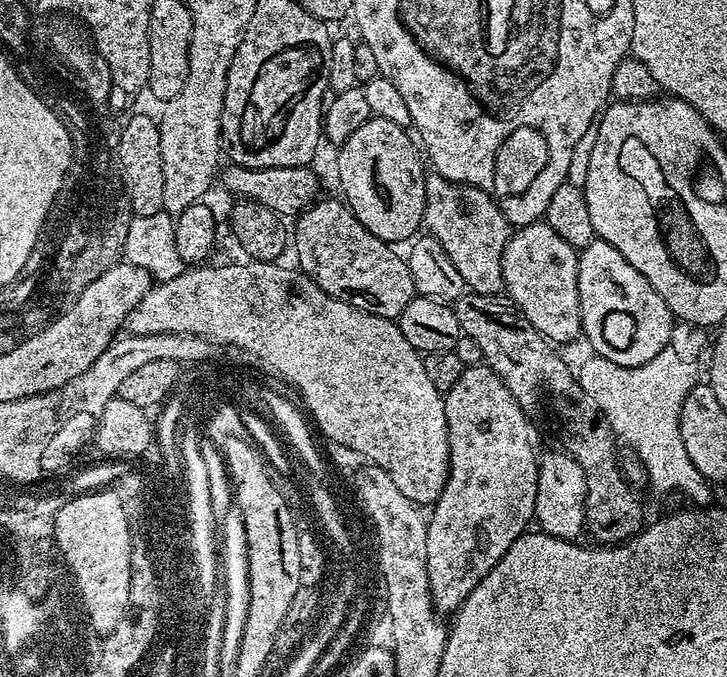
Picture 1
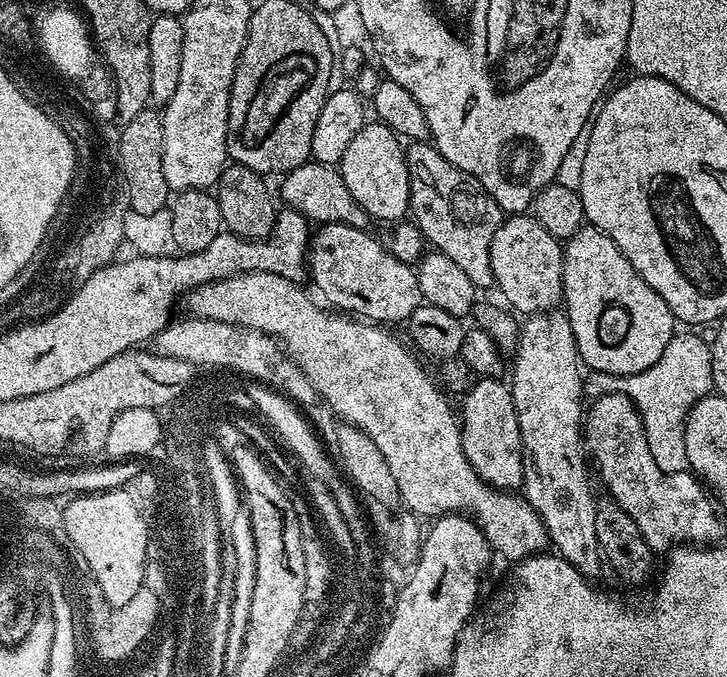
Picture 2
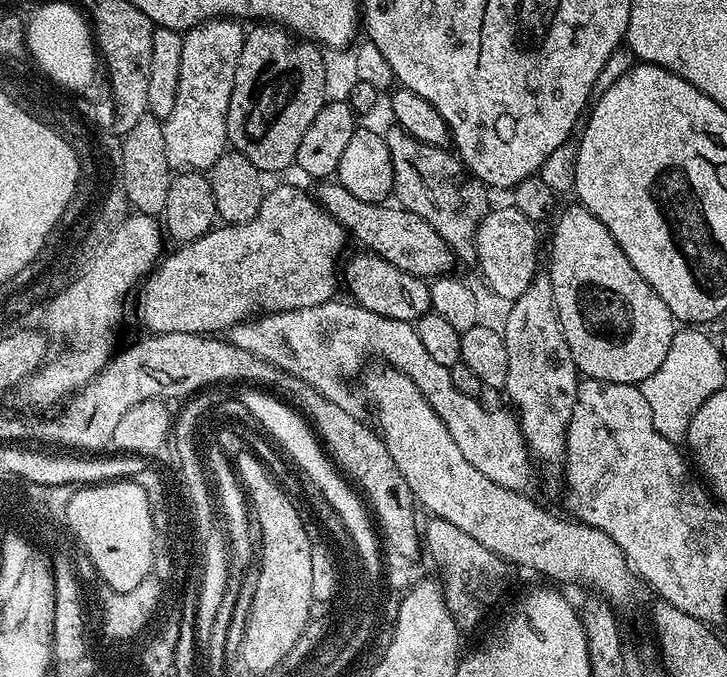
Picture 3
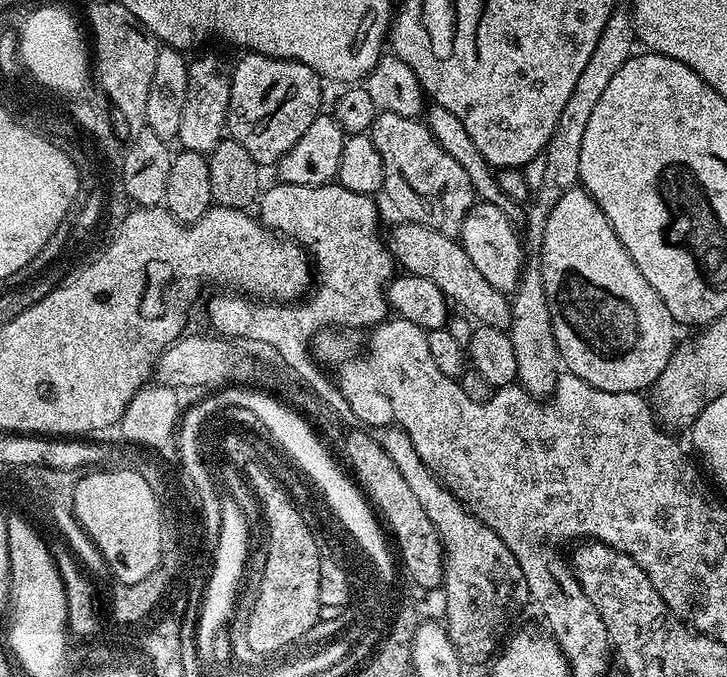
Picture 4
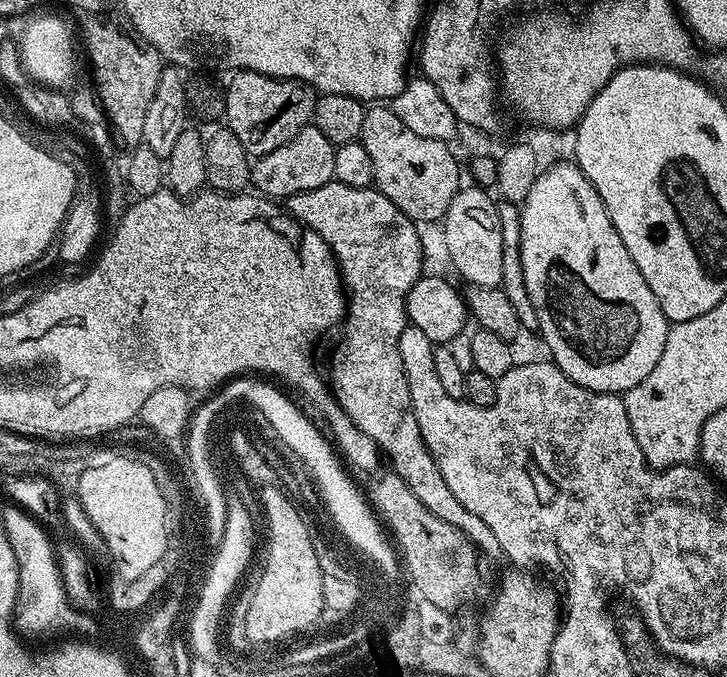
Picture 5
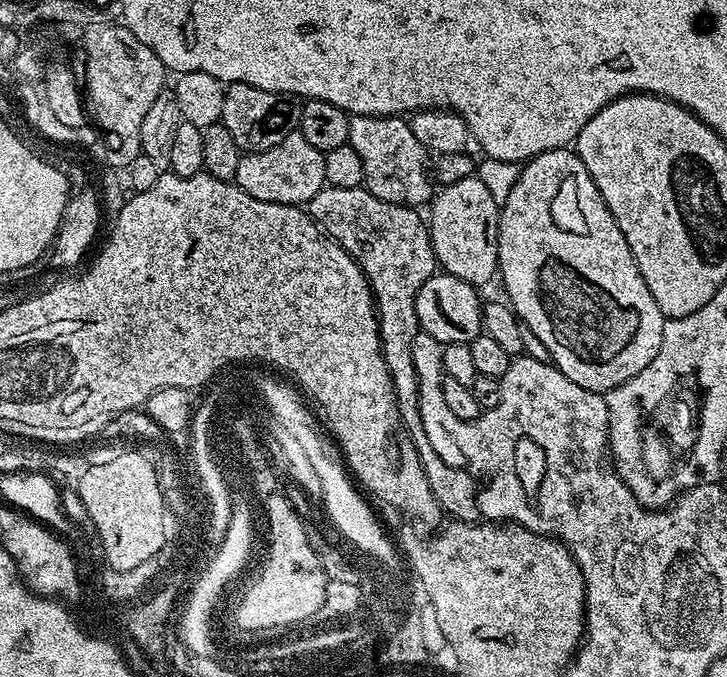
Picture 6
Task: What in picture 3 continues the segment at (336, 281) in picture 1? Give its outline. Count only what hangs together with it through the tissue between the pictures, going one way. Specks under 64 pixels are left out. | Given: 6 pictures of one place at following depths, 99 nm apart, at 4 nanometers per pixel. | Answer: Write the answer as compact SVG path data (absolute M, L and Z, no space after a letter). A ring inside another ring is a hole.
M364 250L348 264L348 273L343 273L342 280L348 283L352 291L351 299L361 304L366 310L374 314L382 314L386 318L415 322L430 311L431 290L421 277L406 274L406 270L398 270L390 262L386 262L381 256L373 256L371 252Z

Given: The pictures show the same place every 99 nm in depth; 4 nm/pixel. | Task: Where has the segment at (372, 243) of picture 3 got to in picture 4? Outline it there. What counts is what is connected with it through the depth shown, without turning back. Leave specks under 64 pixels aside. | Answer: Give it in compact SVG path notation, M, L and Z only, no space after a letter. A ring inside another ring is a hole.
M412 220L396 222L392 233L387 233L386 243L388 253L392 255L393 261L400 264L405 273L418 278L430 278L438 290L453 305L461 308L459 310L465 317L471 318L477 325L485 324L495 328L508 330L511 326L512 301L505 293L494 290L486 278L478 271L474 262L470 262L470 256L459 242L459 239L442 234L440 229L415 224Z

